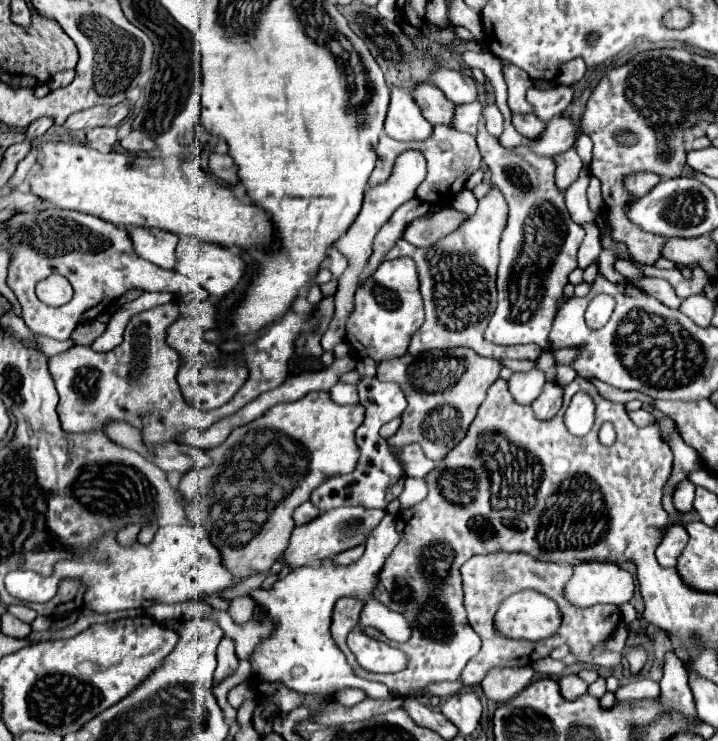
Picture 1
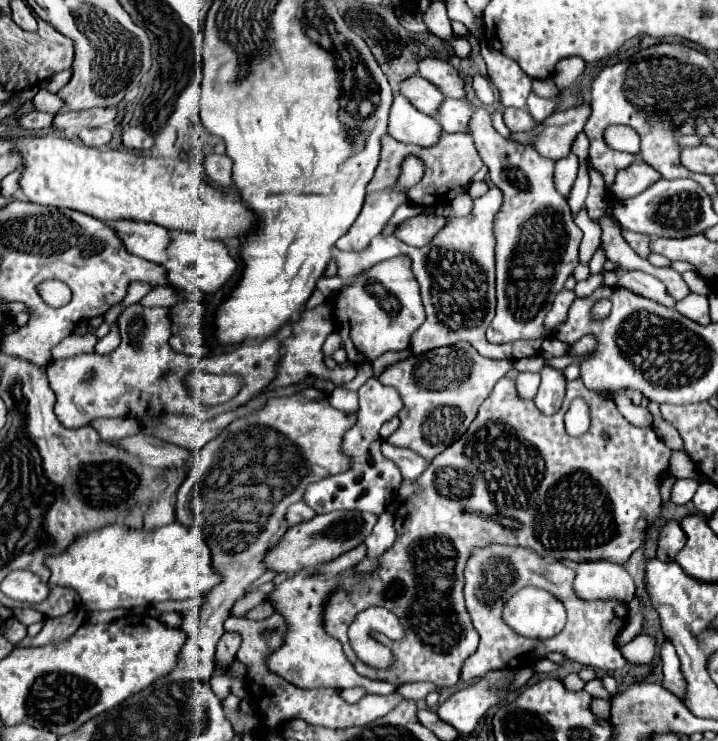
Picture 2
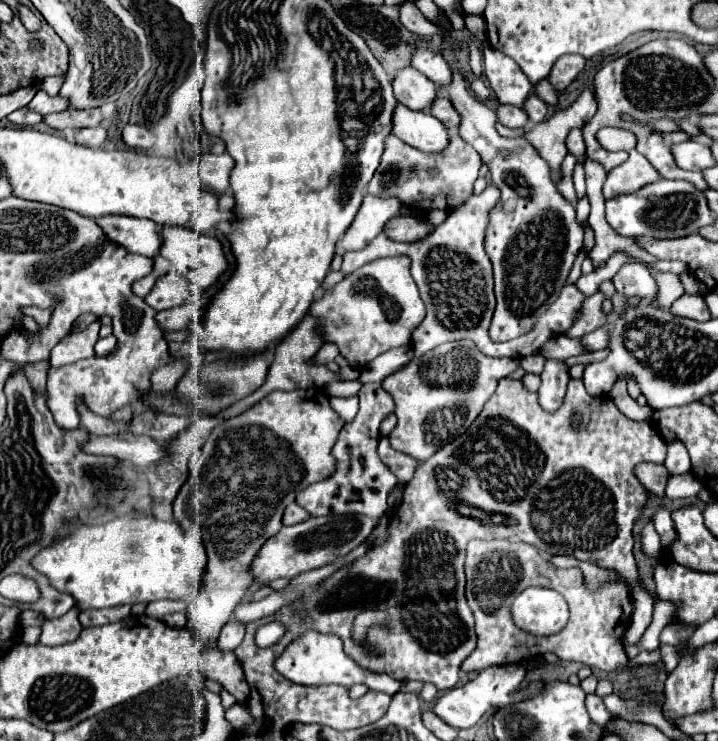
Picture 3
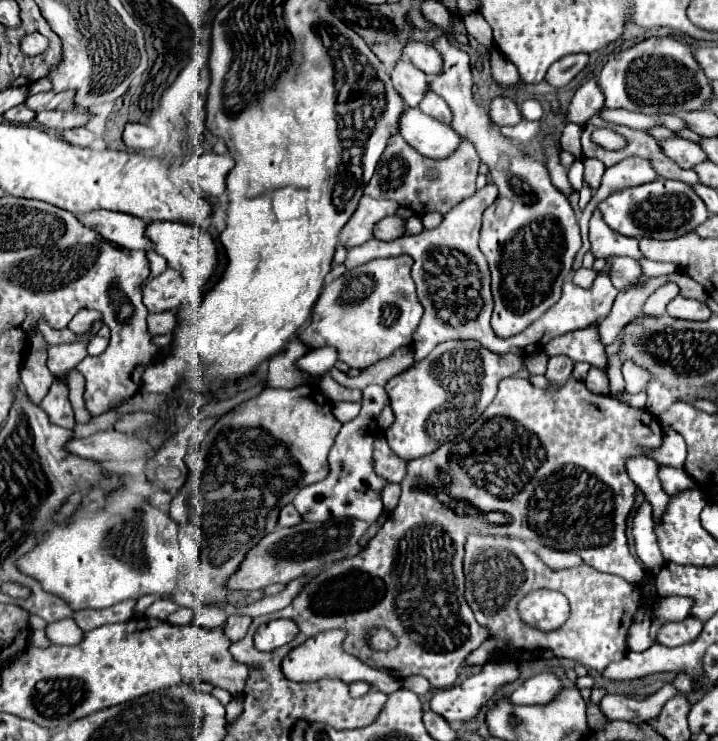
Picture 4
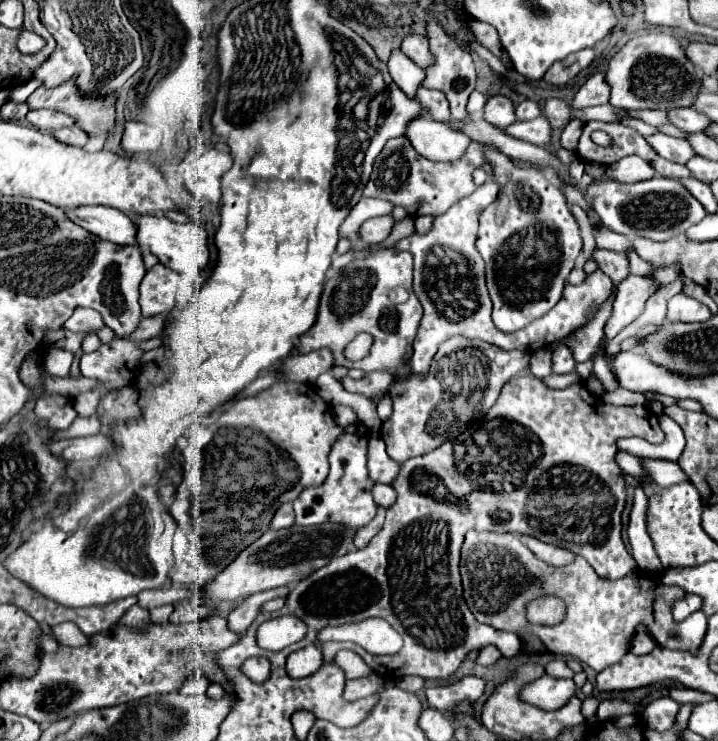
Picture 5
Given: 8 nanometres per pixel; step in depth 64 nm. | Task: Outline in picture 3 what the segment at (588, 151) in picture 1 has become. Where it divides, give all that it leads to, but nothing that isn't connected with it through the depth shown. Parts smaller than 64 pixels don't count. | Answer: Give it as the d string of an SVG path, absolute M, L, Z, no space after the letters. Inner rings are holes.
M574 128L574 130L568 132L566 146L568 146L568 152L578 158L578 162L584 160L584 140L582 140L582 132L578 128Z

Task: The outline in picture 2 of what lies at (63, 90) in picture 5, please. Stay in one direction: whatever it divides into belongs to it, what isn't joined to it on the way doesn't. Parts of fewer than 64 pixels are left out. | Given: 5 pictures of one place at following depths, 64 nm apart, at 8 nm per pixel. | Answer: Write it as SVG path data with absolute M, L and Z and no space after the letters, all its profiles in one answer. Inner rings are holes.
M46 90L38 92L38 94L34 96L32 104L34 104L34 108L36 108L38 112L48 112L48 114L56 114L56 112L60 112L62 106L64 106L64 102L60 100L60 96L50 94L50 92L46 92Z

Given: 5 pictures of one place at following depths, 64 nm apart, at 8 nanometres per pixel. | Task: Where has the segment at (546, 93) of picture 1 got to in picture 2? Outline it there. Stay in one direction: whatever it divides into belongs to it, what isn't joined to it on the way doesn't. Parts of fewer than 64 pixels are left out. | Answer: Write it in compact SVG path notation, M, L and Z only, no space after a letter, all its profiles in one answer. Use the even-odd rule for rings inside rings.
M530 94L528 96L528 112L532 114L532 118L536 122L542 122L544 118L548 118L558 106L558 98L554 100L546 100L546 98L540 98L536 94Z

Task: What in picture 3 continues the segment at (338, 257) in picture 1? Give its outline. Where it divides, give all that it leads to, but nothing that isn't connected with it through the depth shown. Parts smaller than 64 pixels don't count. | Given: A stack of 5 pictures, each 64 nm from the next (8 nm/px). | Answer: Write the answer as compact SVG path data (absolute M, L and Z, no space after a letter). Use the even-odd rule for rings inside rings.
M490 184L482 194L470 196L462 206L450 212L448 218L422 240L394 242L384 234L380 234L366 248L356 252L344 252L344 262L342 262L344 274L350 274L358 266L364 266L384 256L396 256L396 254L410 256L411 275L420 290L422 302L426 304L426 316L412 336L412 348L418 358L424 356L428 350L436 348L438 344L444 344L448 340L462 340L462 338L472 340L488 356L524 358L538 352L544 346L544 342L550 340L552 336L568 332L574 326L574 322L580 318L586 296L574 284L566 284L558 300L544 312L544 316L540 316L540 320L534 324L530 332L510 342L490 340L488 326L494 312L494 292L492 292L494 284L492 284L492 264L482 248L482 240L484 240L484 228L488 224L488 212L496 206L498 198L500 198L500 190Z

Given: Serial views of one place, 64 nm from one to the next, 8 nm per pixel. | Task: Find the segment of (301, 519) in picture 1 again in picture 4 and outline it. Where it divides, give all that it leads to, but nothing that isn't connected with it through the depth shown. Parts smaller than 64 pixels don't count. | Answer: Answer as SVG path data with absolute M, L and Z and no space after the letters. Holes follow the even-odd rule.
M286 504L280 510L280 518L278 518L278 526L296 526L300 522L300 514L296 512L296 508L292 504Z

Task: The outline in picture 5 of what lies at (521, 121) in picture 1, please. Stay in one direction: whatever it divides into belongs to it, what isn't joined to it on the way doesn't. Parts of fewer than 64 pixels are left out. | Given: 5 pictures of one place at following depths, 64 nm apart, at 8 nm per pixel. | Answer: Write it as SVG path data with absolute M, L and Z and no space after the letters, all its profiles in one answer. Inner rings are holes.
M502 94L490 96L488 102L486 102L486 106L484 106L484 120L490 122L490 124L494 124L500 130L504 130L512 122L516 122L512 100L508 96L502 96Z

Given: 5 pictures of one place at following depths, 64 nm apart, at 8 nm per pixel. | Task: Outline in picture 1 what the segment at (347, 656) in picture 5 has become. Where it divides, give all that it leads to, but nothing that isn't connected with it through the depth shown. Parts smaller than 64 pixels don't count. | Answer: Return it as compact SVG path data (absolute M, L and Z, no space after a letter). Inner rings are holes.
M386 514L382 522L374 528L370 538L366 540L366 552L364 556L350 564L350 566L334 566L330 560L326 560L322 566L304 566L292 570L288 576L278 580L274 588L270 590L254 590L254 600L268 608L272 618L278 620L278 630L272 638L264 640L254 656L252 662L252 674L256 680L282 680L288 688L300 692L300 694L322 694L322 696L334 696L338 690L344 688L360 688L370 698L388 698L390 690L380 682L370 682L364 678L358 678L350 664L344 660L342 650L336 646L336 642L330 636L330 614L334 608L334 602L340 596L358 596L360 600L366 600L362 608L363 625L374 627L393 641L405 642L410 636L408 622L398 612L388 610L384 604L370 600L370 592L376 586L378 572L384 566L386 556L394 550L394 546L400 541L400 535L396 530L396 517Z

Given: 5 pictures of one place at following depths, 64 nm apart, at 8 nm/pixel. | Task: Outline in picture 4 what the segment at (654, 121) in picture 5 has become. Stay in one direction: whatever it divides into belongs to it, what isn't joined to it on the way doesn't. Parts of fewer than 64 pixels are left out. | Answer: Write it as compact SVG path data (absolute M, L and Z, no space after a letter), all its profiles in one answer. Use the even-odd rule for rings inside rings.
M658 114L657 119L668 129L680 131L687 128L686 122L674 114Z

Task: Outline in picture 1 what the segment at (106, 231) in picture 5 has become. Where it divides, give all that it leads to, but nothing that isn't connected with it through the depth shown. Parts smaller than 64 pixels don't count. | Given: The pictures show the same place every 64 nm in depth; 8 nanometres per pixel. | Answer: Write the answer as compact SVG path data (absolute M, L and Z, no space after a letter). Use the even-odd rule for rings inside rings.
M126 228L132 240L132 246L138 256L158 264L160 268L172 270L176 264L176 246L178 236L158 228Z

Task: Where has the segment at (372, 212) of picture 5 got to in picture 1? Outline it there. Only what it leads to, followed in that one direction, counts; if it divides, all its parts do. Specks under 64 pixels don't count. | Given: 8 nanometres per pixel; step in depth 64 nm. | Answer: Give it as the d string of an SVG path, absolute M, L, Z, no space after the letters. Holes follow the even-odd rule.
M408 150L408 152L400 154L398 160L396 160L392 178L390 178L388 182L376 186L376 188L366 188L364 204L362 204L362 210L360 210L358 218L356 218L354 224L348 228L348 232L346 232L340 240L336 240L334 246L336 246L344 256L348 256L350 268L348 268L348 272L344 272L344 276L338 280L338 292L334 294L336 316L334 316L334 320L332 320L332 328L328 328L328 332L324 334L324 340L322 340L326 352L332 352L334 346L344 340L344 320L348 318L348 312L352 310L352 296L354 296L356 286L358 286L358 282L360 282L360 274L362 274L362 270L364 270L364 266L366 266L364 262L366 262L368 256L370 256L370 248L372 248L374 236L378 234L378 230L382 228L382 224L394 214L394 210L396 210L400 204L404 204L404 202L408 202L408 200L414 198L414 192L416 192L418 184L424 180L424 176L426 176L426 160L424 160L424 156L422 156L420 152Z

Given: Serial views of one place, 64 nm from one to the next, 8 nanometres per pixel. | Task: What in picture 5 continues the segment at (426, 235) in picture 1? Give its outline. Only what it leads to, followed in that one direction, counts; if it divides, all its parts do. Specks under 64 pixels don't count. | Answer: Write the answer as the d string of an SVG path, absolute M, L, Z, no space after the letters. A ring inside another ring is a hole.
M380 216L380 218L372 218L372 220L366 220L362 226L360 226L360 242L366 242L366 244L378 244L382 240L386 240L386 236L390 234L394 226L394 220L392 216Z

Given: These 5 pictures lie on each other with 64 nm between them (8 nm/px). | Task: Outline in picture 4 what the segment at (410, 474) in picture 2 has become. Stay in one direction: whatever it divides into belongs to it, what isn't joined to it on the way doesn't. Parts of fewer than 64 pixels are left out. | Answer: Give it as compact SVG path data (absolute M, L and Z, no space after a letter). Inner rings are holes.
M378 434L374 440L374 472L388 482L400 482L404 476L404 468L406 462L390 452L384 436Z

